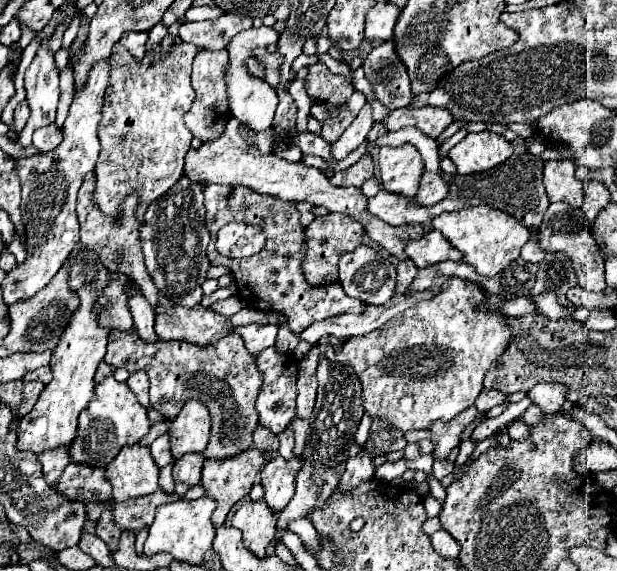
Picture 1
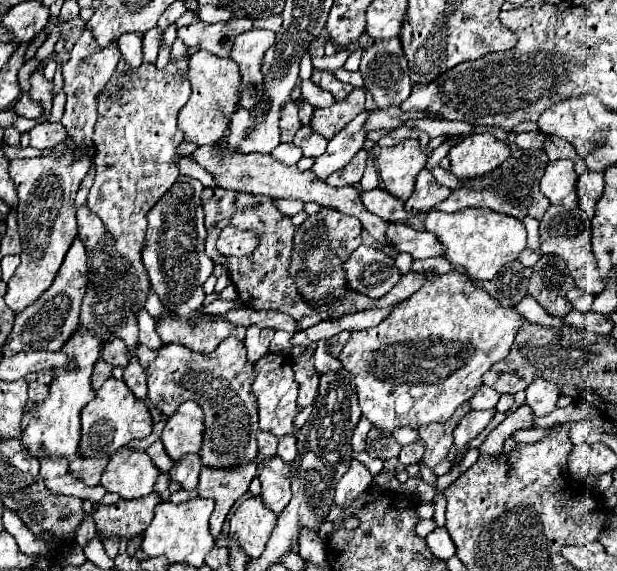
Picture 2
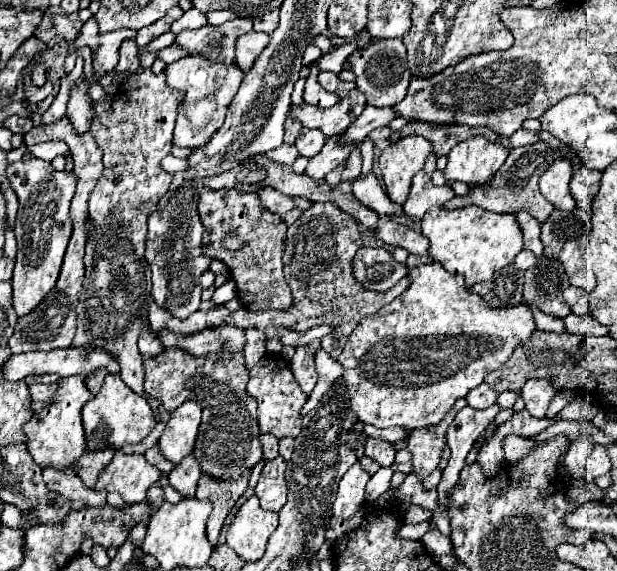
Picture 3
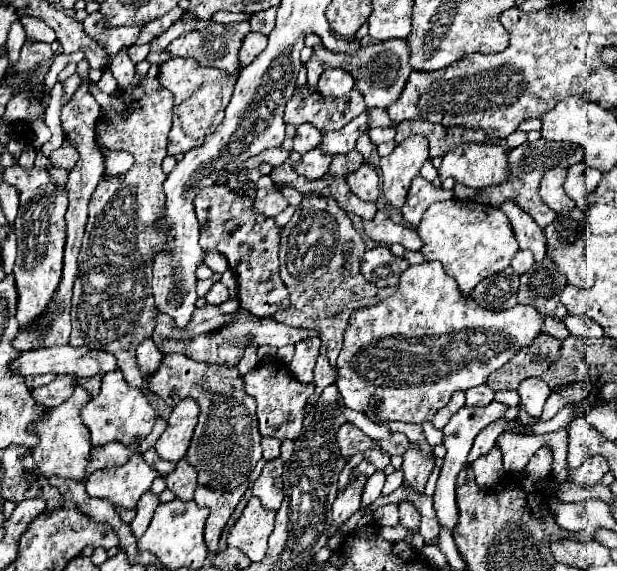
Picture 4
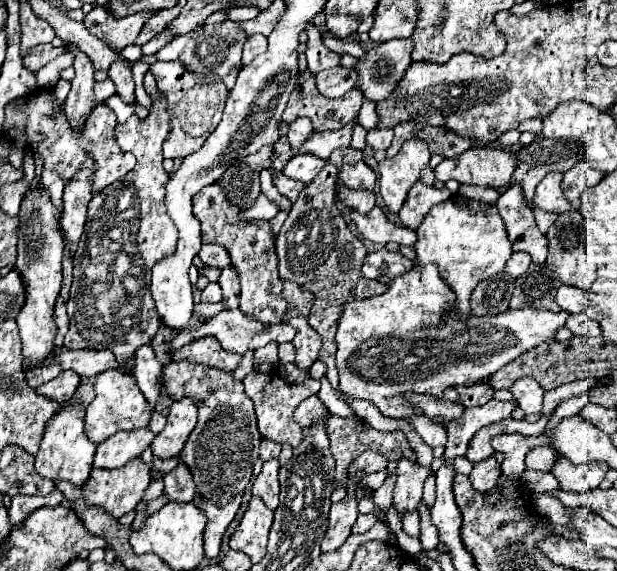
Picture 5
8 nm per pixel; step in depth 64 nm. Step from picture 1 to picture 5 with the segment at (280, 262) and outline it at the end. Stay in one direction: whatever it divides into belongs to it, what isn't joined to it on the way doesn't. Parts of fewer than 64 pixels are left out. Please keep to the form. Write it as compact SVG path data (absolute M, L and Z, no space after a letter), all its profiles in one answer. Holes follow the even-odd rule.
M210 184L208 188L202 188L194 196L194 216L202 224L202 244L218 244L228 250L232 266L236 268L240 276L240 310L248 316L256 316L258 320L264 320L264 324L276 324L282 322L282 314L286 310L286 300L282 296L282 280L278 276L278 258L276 258L276 238L270 230L270 220L240 220L238 214L242 208L230 204L226 192L220 184Z

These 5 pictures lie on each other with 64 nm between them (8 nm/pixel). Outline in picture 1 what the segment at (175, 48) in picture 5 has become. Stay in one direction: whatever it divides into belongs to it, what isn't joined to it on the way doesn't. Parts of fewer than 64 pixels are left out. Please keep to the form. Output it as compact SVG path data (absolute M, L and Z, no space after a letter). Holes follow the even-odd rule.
M224 12L216 20L206 22L184 22L180 28L180 38L184 42L192 42L198 48L226 48L228 42L242 30L252 28L250 16L240 16L232 12Z

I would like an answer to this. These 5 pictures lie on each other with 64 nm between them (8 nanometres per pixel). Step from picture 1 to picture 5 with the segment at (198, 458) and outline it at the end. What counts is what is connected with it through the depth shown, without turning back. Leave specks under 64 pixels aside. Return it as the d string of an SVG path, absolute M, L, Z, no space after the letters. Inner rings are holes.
M180 460L180 464L164 474L164 492L170 496L170 500L176 500L176 502L192 502L194 494L196 494L196 488L194 488L194 480L192 480L192 474L188 470L188 466Z

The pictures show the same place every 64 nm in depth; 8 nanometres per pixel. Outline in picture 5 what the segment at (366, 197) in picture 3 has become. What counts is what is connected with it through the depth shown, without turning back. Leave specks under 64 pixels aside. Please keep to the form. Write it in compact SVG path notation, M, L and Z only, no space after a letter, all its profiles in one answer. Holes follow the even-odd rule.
M364 162L354 164L354 166L344 166L338 172L338 178L352 190L370 190L374 192L374 184L376 184L376 174L370 166L366 166Z

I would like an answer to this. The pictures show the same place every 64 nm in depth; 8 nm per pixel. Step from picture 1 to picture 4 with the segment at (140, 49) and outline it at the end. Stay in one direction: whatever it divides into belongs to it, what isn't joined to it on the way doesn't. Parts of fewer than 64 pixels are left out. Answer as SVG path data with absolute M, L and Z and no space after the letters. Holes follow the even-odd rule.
M128 46L118 52L118 56L110 64L110 70L112 70L114 78L118 80L120 88L128 88L128 84L132 84L134 74L136 74L136 64L128 56Z

